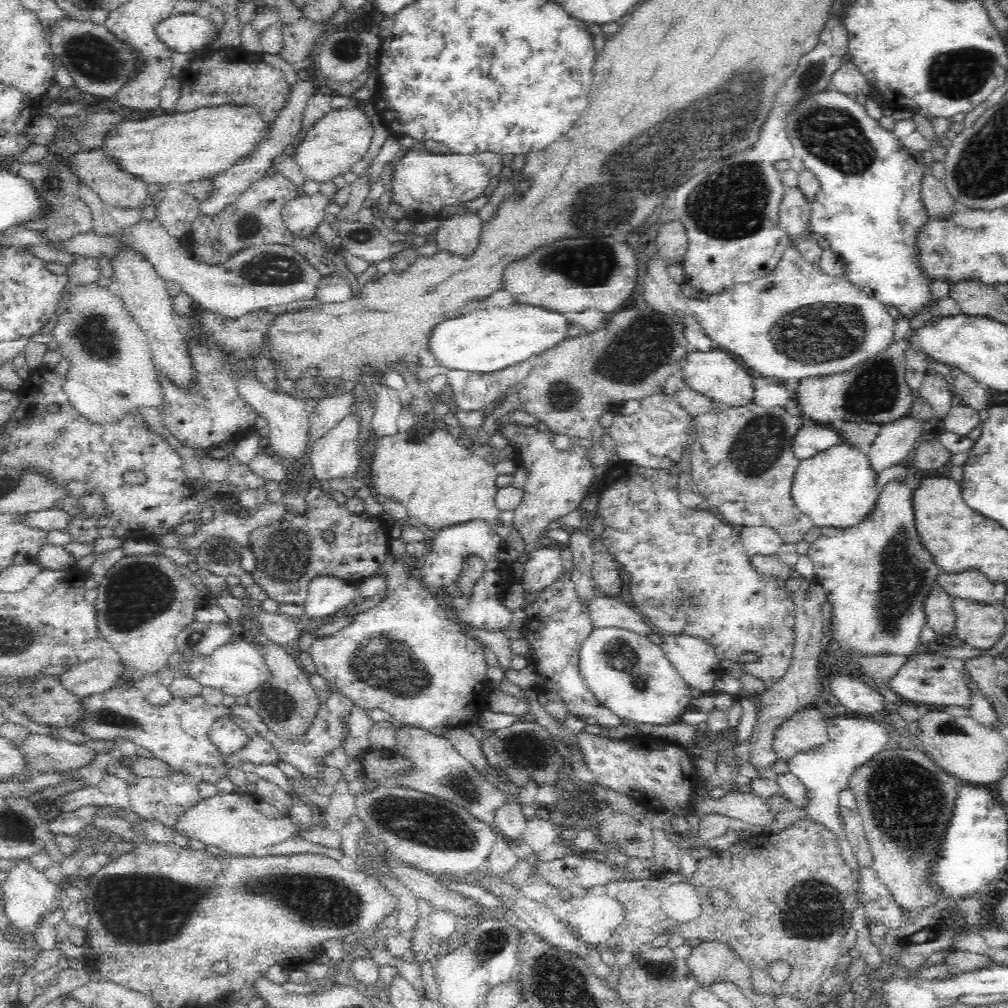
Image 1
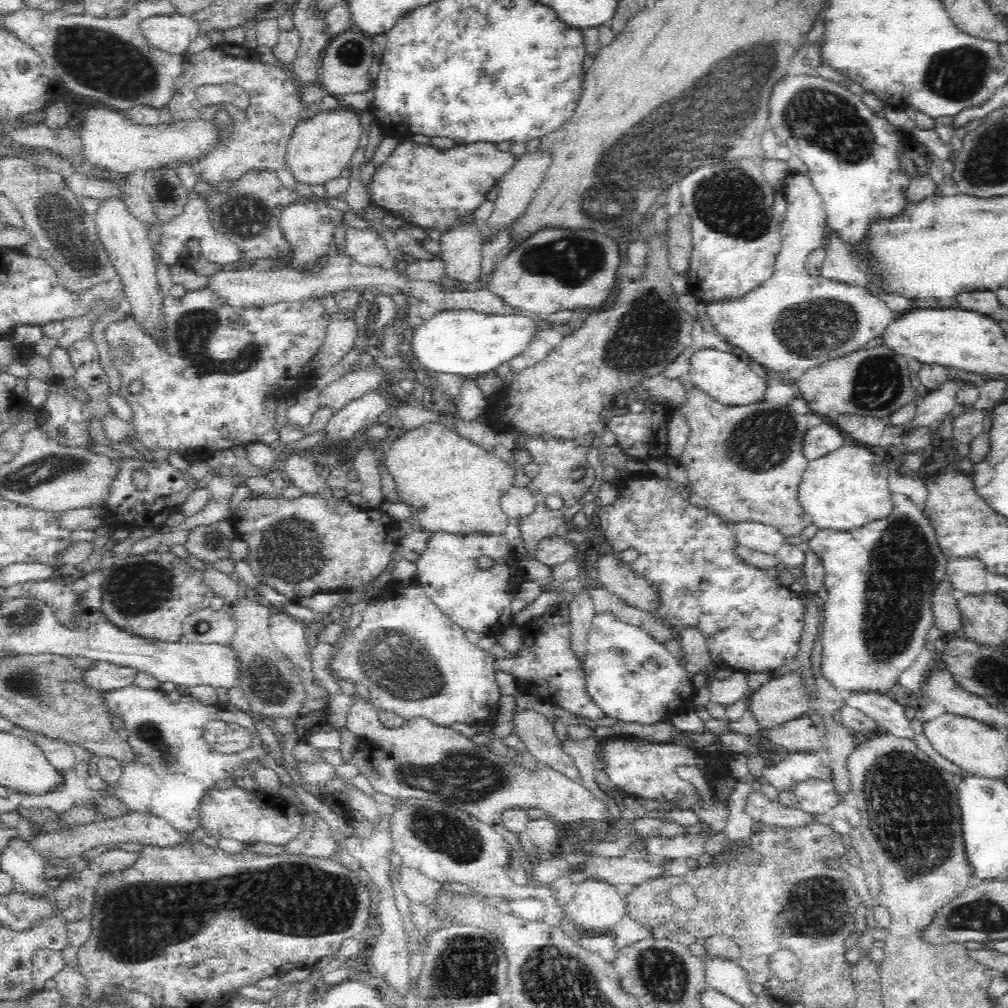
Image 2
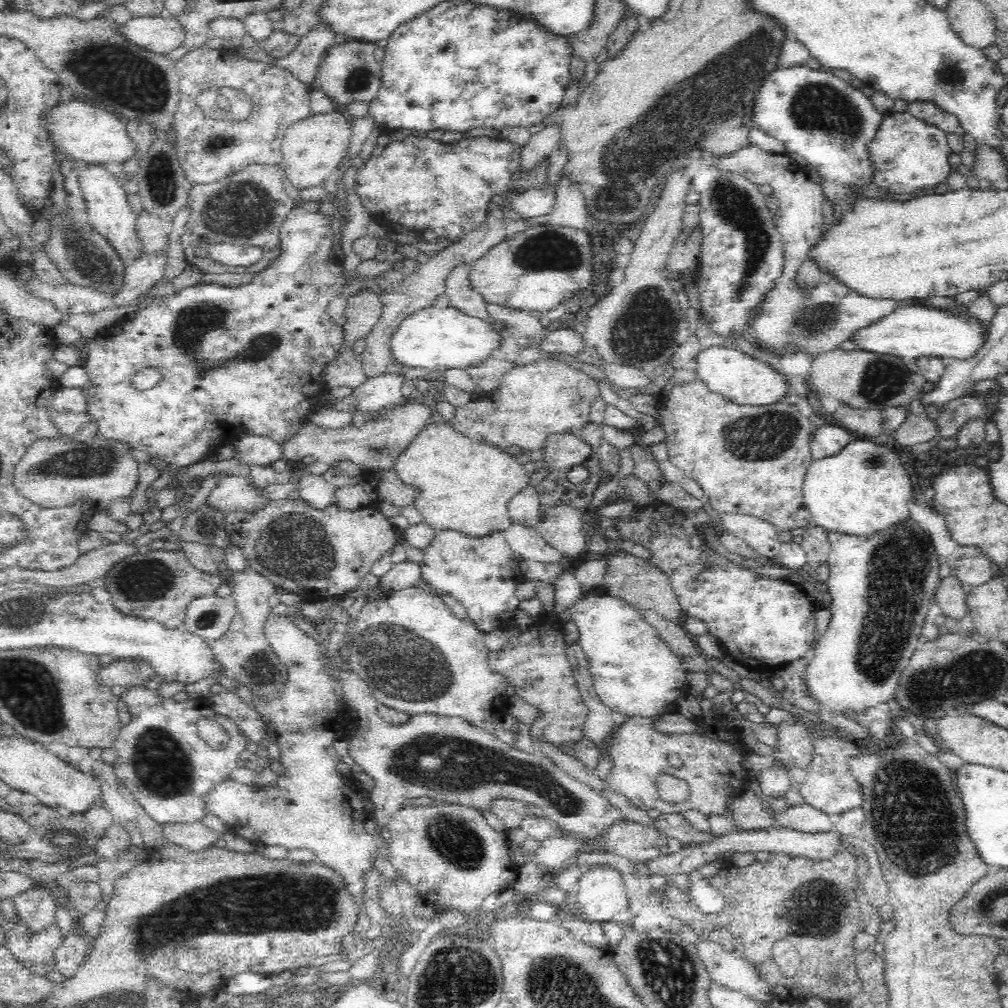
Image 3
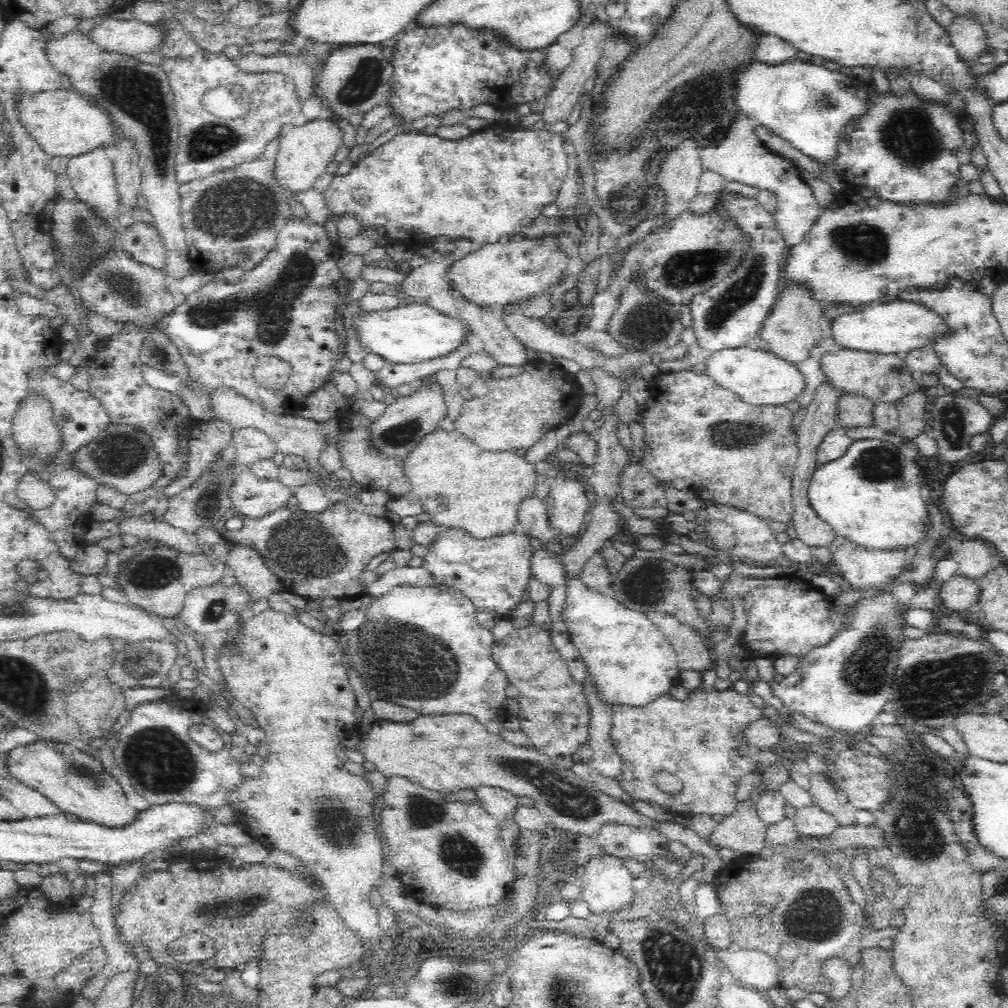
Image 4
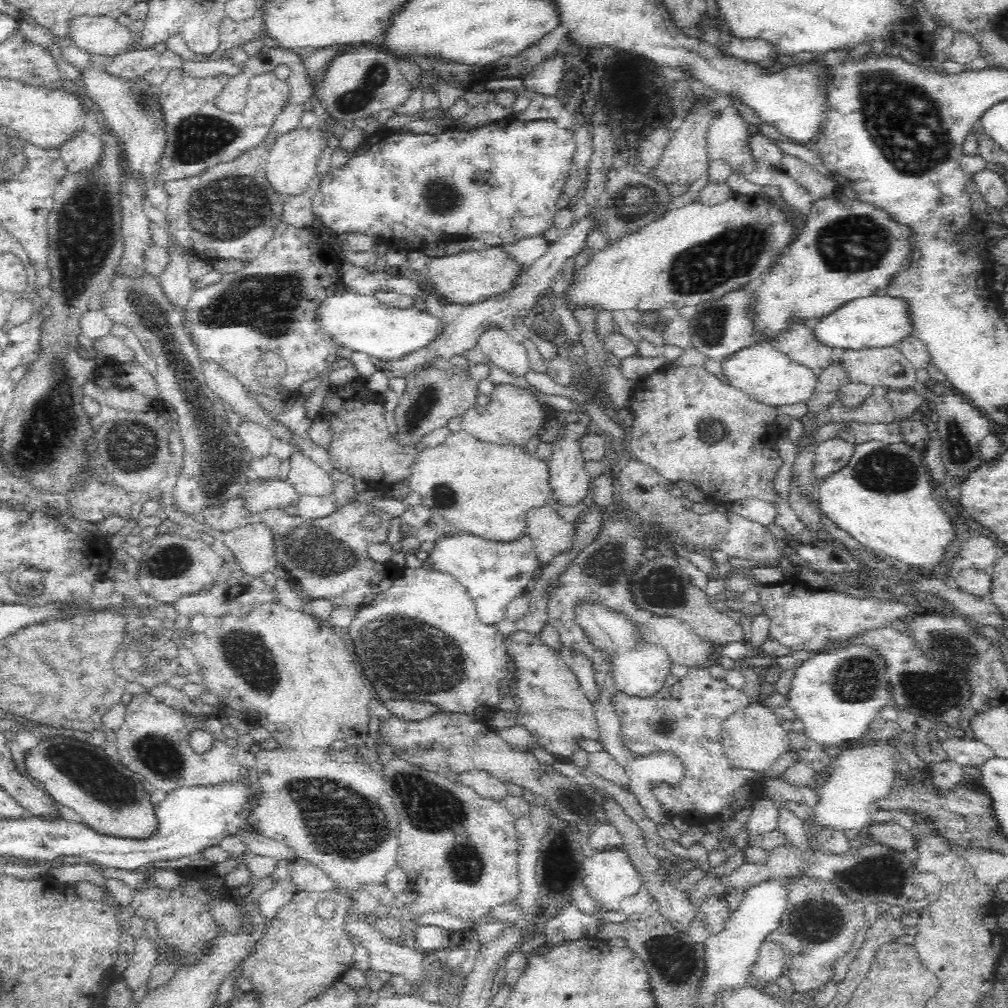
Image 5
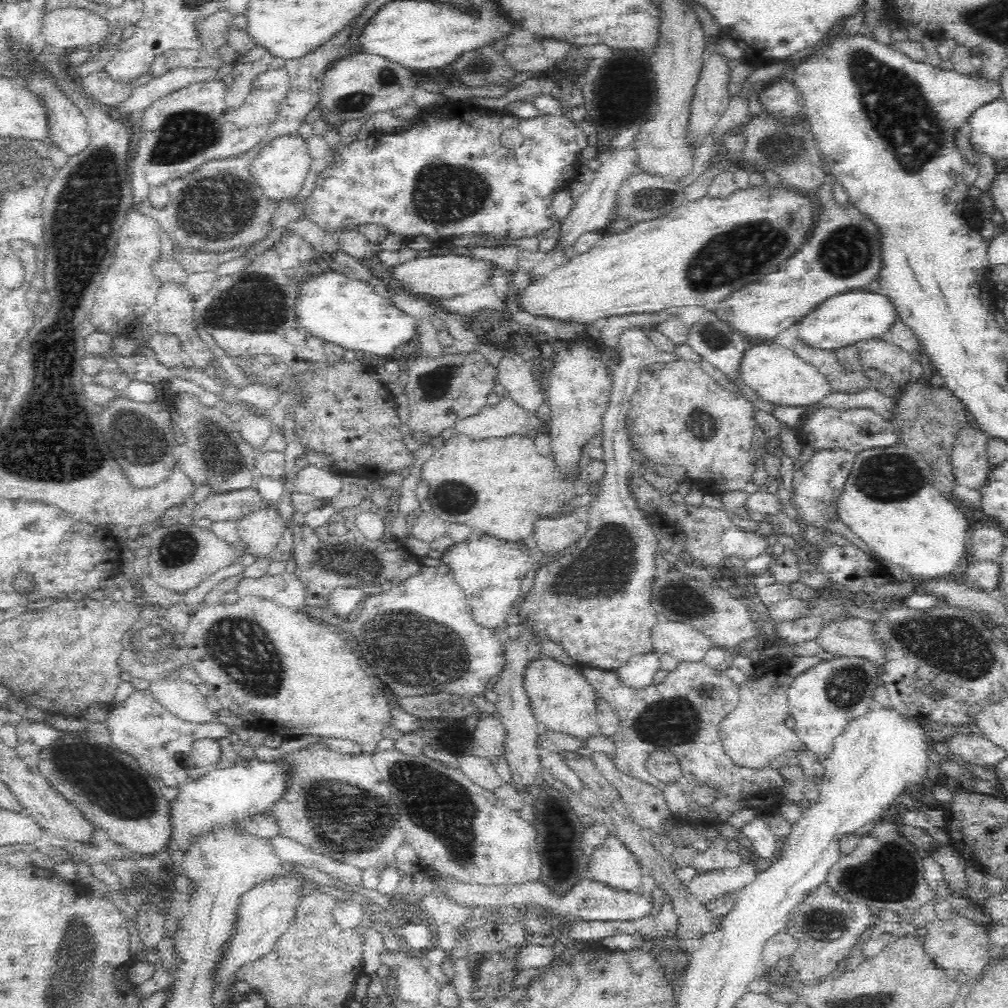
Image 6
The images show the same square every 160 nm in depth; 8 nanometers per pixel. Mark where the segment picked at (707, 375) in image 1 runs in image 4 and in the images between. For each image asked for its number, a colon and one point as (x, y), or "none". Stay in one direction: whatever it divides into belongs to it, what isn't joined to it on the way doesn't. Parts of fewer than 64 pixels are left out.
2: (727, 377)
3: (727, 370)
4: (760, 377)

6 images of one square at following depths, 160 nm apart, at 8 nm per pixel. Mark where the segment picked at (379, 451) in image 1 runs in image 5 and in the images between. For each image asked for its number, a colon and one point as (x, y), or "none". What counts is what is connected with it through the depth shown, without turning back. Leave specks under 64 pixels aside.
2: (451, 485)
3: (464, 485)
4: (482, 491)
5: (489, 489)

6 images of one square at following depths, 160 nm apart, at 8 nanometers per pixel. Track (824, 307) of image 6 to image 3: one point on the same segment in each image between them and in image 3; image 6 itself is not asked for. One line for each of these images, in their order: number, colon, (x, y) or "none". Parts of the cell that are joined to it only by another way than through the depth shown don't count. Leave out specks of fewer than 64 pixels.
3: (910, 331)
4: (880, 327)
5: (872, 321)

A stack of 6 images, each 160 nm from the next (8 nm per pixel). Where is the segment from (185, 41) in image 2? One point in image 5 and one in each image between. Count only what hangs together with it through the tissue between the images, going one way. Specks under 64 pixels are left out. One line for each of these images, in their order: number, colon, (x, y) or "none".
3: (161, 34)
4: (129, 37)
5: (102, 35)

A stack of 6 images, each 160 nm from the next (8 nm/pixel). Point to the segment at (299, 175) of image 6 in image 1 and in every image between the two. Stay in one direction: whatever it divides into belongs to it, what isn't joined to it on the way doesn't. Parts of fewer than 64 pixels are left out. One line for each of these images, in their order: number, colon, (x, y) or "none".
1: (334, 143)
2: (320, 147)
3: (312, 149)
4: (303, 154)
5: (291, 165)

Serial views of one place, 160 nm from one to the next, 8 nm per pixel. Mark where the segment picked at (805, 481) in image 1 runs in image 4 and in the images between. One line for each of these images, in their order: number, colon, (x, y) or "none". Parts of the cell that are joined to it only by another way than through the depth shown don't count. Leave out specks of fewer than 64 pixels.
2: (847, 489)
3: (863, 490)
4: (872, 496)

